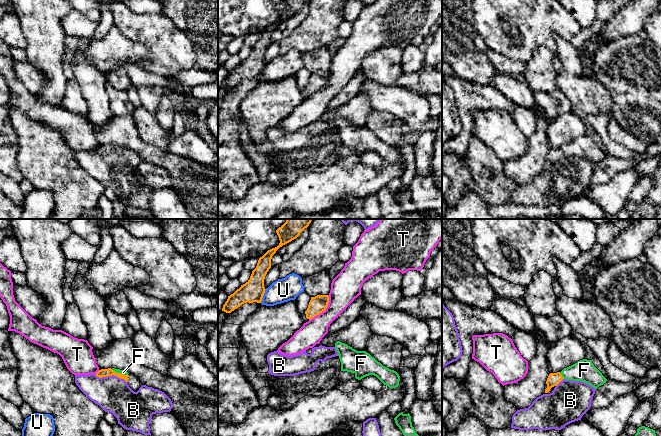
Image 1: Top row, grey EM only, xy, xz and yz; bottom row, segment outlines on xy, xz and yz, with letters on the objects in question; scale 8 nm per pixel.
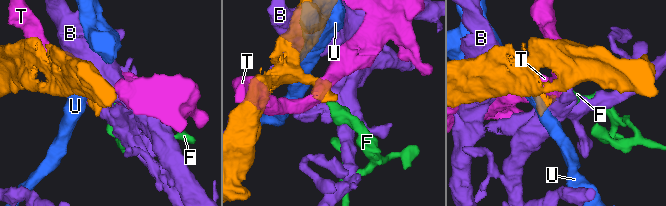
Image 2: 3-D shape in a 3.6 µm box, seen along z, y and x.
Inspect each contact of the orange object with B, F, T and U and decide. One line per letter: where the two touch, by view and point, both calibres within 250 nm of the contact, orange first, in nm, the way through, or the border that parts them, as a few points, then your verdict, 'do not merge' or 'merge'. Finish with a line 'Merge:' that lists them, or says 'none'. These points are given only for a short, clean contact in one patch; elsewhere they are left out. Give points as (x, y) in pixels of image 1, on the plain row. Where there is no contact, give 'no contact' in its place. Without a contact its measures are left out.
B: contact xy (111, 151); calibres 70 and 280 nm; do not merge
F: contact yz (561, 151); calibres 100 and 180 nm; way yz (554, 155), (561, 151), (584, 146); merge
T: contact xz (324, 86); calibres 140 and 240 nm; do not merge
U: contact xz (262, 72); calibres 180 and 190 nm; do not merge
Merge: F

